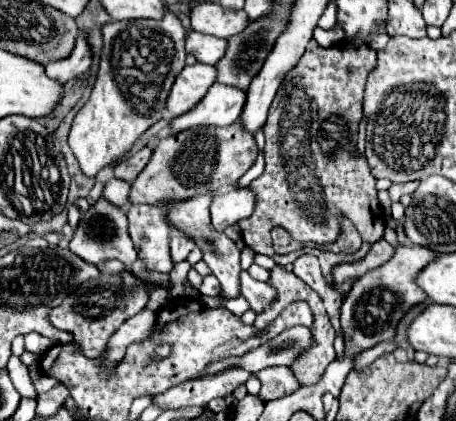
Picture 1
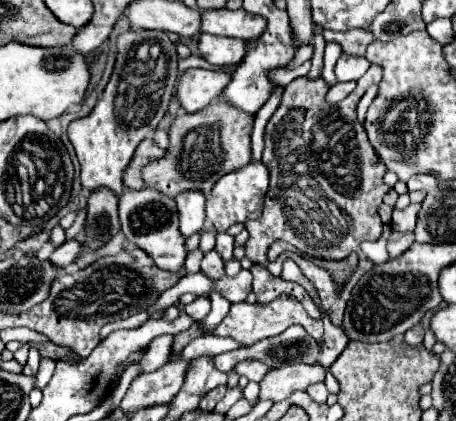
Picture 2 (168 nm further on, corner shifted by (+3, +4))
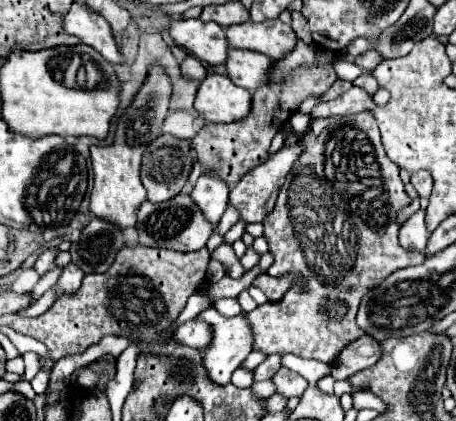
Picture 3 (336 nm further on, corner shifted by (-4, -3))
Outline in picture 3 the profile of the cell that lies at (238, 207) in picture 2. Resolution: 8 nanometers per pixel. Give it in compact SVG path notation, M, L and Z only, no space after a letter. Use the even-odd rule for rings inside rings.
M295 143L291 147L283 147L275 155L271 155L265 163L261 163L255 169L251 169L249 173L245 173L239 179L239 183L231 189L229 207L233 207L233 209L239 211L241 221L245 221L245 223L261 223L273 211L275 199L279 195L279 189L285 183L285 175L289 173L289 169L295 163L295 159L299 157L299 151L301 151L301 145L299 143Z

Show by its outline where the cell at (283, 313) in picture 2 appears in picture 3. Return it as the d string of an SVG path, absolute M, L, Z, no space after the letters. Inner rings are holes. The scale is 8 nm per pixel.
M361 111L347 117L333 119L311 119L311 129L299 139L303 153L287 173L287 179L279 191L275 209L263 221L263 237L269 243L273 265L267 269L269 275L285 275L289 271L303 273L303 286L293 285L281 301L263 303L257 309L245 313L253 333L253 351L261 353L295 353L305 359L331 361L335 355L353 339L365 335L355 323L357 307L361 297L377 287L389 273L419 265L425 261L423 253L405 251L397 241L395 213L399 207L411 203L403 183L399 179L399 167L385 155L379 127L371 111ZM325 297L345 299L349 311L341 321L327 321L323 317Z

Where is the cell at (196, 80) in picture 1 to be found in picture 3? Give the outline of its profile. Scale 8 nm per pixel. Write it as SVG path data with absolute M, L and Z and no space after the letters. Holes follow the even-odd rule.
M207 75L197 91L195 109L207 123L229 123L243 119L251 109L251 93L237 87L225 75Z

